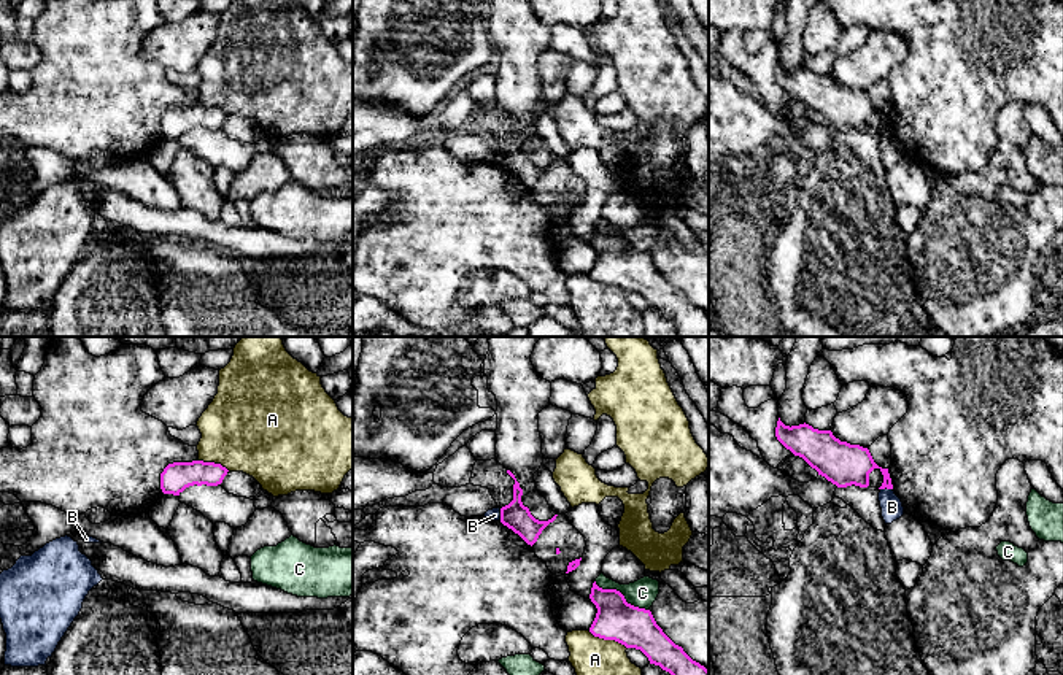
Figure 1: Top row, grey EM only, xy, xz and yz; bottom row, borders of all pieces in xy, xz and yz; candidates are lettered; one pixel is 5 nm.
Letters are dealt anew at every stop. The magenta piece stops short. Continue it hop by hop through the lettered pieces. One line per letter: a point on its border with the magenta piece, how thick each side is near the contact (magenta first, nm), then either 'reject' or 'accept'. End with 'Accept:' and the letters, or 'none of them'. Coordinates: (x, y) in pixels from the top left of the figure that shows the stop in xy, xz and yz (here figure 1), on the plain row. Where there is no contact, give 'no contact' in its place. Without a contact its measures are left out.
A: meets magenta in xz at (607, 283); 200 nm thick on the magenta side, 300 nm on the other; reject
B: meets magenta in xz at (501, 159); 140 nm thick on the magenta side, 60 nm on the other; reject
C: meets magenta in xz at (622, 239); 200 nm thick on the magenta side, 140 nm on the other; reject
Accept: none of them

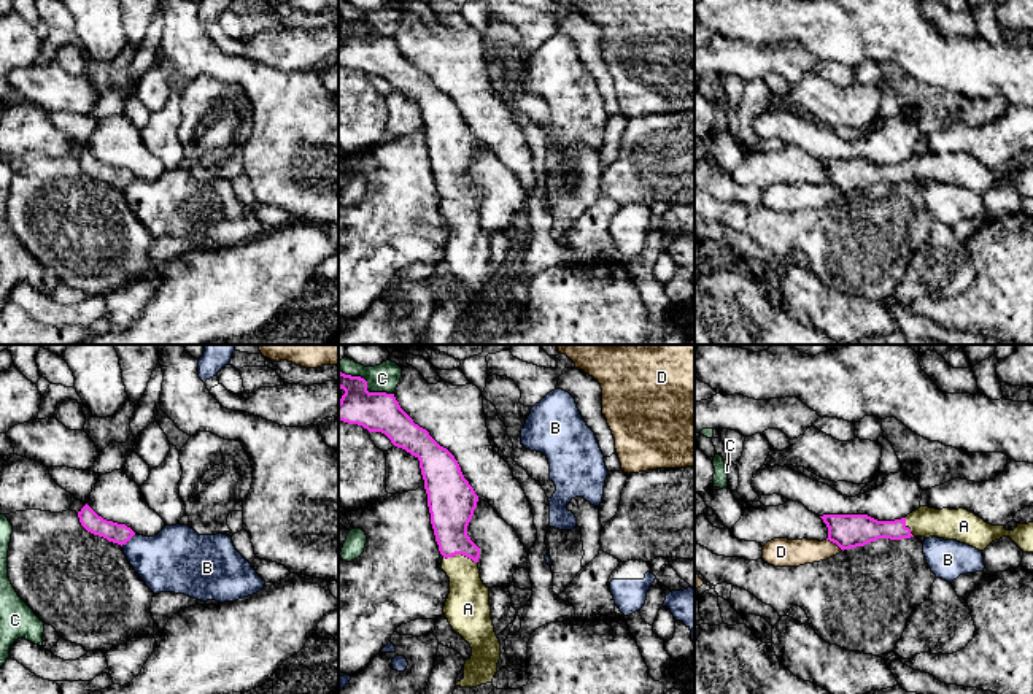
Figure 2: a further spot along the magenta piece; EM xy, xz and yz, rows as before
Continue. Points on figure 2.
A: meets magenta in xz at (461, 197); 220 nm thick on the magenta side, 200 nm on the other; accept
B: meets magenta in xy at (127, 185); 100 nm thick on the magenta side, 320 nm on the other; reject
C: meets magenta in xz at (366, 29); 200 nm thick on the magenta side, 140 nm on the other; reject
D: meets magenta in yz at (835, 186); 180 nm thick on the magenta side, 140 nm on the other; reject
Accept: A

